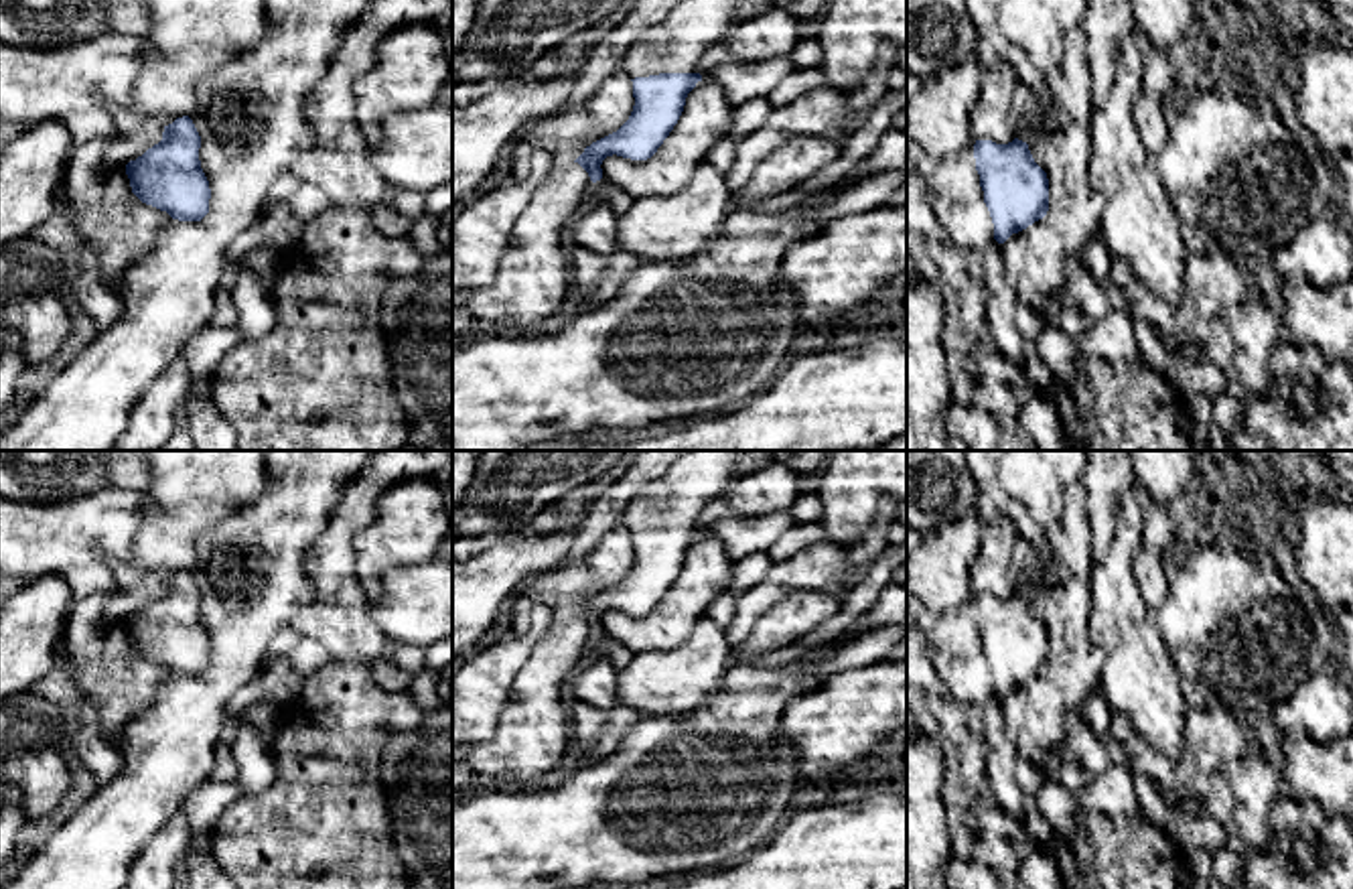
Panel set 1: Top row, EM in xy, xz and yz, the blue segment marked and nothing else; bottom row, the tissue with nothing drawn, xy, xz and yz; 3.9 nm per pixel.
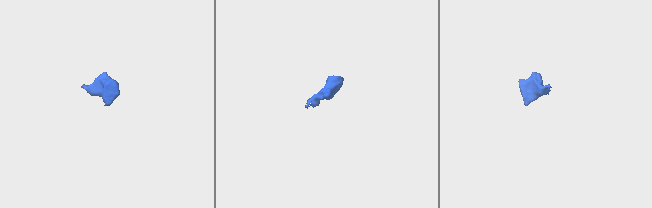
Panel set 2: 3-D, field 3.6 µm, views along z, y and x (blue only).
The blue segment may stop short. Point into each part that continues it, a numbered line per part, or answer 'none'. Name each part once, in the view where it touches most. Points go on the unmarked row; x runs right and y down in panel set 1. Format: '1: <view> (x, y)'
1: xz (595, 646)
2: yz (952, 638)

